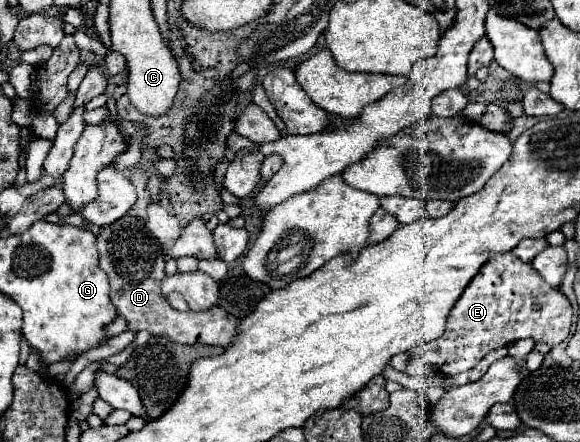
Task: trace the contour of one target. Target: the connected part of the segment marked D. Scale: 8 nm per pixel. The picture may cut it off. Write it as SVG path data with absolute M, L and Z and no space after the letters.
M126 214L114 224L100 228L96 238L100 252L100 268L108 274L110 280L110 300L116 306L118 316L126 318L128 330L140 332L146 330L152 336L164 336L178 344L214 344L228 346L236 330L238 318L214 306L202 312L178 312L160 292L160 282L164 278L164 252L160 242L150 234L144 220Z

